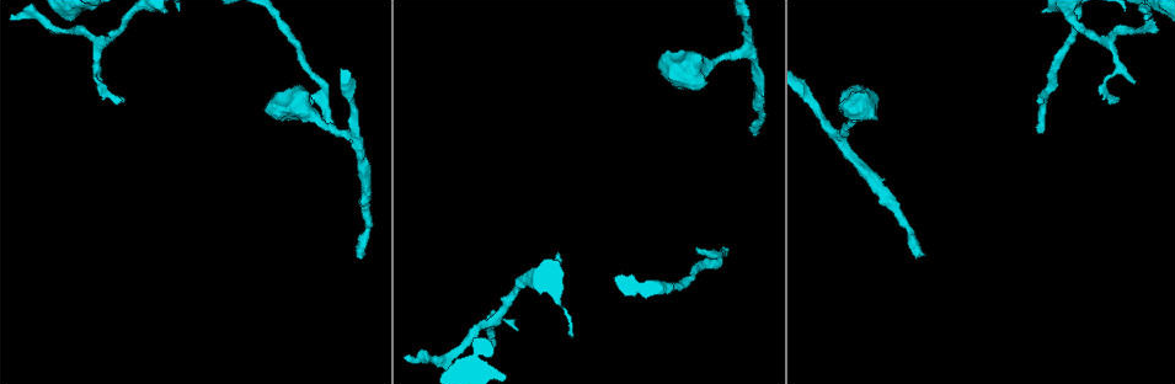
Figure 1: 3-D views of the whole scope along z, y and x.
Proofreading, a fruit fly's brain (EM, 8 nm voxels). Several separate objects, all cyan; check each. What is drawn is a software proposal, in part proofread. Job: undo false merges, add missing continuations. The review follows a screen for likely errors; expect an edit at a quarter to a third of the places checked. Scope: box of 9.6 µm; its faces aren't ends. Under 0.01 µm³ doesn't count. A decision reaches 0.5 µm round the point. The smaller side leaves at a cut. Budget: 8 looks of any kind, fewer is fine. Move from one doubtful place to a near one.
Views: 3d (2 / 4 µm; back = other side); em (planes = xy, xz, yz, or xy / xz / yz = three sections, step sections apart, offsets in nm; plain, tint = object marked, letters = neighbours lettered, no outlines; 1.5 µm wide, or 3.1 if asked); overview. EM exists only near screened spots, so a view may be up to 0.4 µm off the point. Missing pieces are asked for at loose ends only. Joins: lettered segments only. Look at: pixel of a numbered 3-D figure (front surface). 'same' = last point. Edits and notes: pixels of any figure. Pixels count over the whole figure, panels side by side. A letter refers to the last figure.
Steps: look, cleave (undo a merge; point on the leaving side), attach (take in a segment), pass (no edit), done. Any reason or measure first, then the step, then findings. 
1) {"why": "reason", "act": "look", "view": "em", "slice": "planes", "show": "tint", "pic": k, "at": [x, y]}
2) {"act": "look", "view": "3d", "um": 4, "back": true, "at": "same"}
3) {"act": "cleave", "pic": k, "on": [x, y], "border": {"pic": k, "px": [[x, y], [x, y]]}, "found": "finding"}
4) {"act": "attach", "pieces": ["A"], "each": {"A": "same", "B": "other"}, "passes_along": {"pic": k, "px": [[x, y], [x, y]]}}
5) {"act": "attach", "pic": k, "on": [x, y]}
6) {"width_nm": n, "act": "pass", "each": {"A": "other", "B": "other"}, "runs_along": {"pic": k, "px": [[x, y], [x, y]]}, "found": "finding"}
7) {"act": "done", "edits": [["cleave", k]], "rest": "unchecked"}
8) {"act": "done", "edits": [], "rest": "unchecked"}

{"why": "branch stops here", "act": "look", "view": "3d", "um": 2, "pic": 1, "at": [1037, 130]}

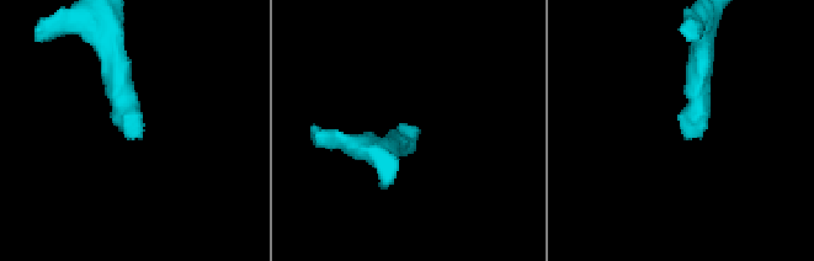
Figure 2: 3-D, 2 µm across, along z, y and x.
{"why": "now the EM", "act": "look", "view": "em", "slice": "planes", "show": "letters", "pic": 2, "at": [690, 138]}

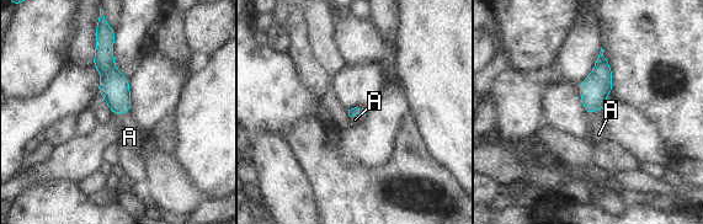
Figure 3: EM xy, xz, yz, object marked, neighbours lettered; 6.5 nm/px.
{"longest_contact_nm": ["A", 120], "act": "attach", "pieces": ["A"], "each": {"A": "same"}, "found": "the neuron continues"}

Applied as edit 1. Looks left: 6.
{"why": "thin neck", "act": "look", "view": "3d", "um": 4, "pic": 1, "at": [489, 316]}

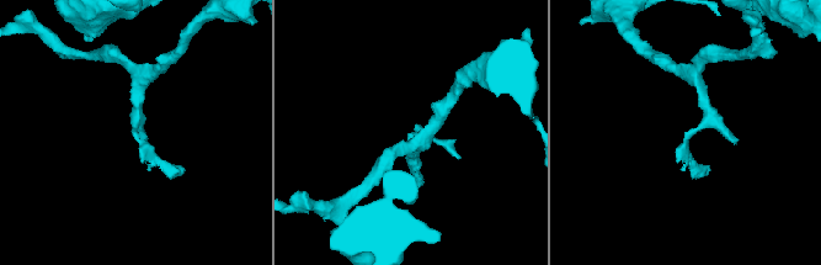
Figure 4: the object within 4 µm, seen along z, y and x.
{"act": "look", "view": "em", "slice": "planes", "show": "plain", "pic": 4, "at": [136, 131]}

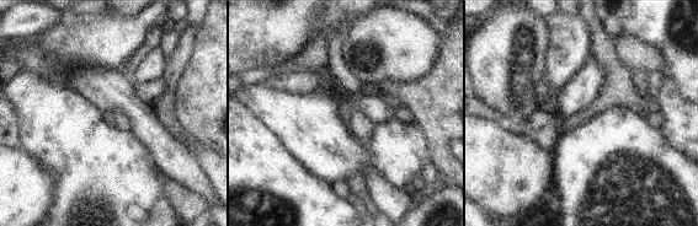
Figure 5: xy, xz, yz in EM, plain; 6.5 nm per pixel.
{"act": "look", "view": "em", "slice": "planes", "show": "letters", "at": "same"}

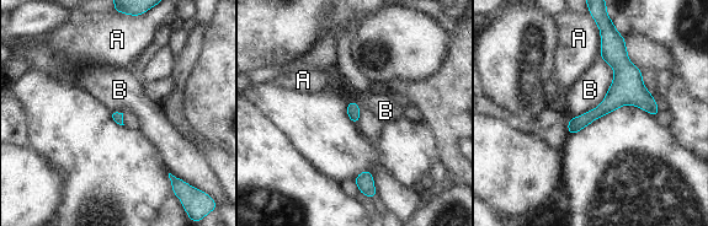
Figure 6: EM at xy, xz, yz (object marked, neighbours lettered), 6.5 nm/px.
{"act": "pass", "each": {"A": "other", "B": "other"}, "border": {"pic": 6, "px": [[601, 58], [605, 98], [569, 118]]}, "found": "continuous, no second neuron"}

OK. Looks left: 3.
{"why": "long arm stops here", "act": "look", "view": "3d", "um": 2, "pic": 1, "at": [755, 135]}

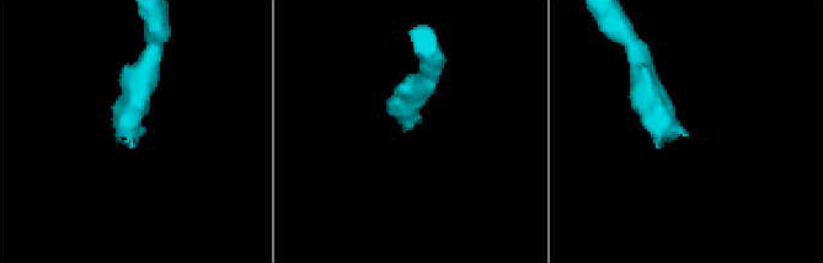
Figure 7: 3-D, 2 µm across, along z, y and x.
{"why": "now the EM", "act": "look", "view": "em", "slice": "xz", "step": 4, "show": "tint", "pic": 7, "at": [688, 133]}

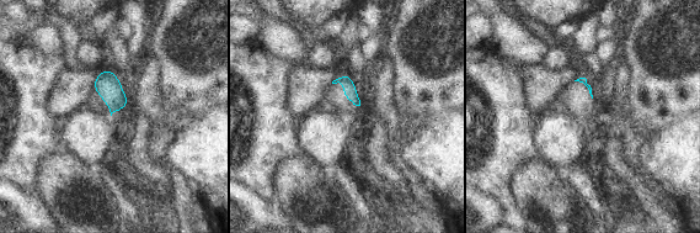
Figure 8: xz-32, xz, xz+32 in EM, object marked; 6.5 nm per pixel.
{"act": "look", "view": "em", "slice": "planes", "show": "letters", "at": "same"}

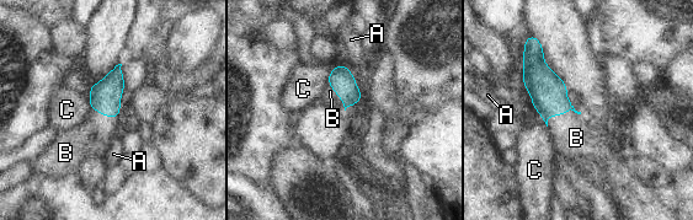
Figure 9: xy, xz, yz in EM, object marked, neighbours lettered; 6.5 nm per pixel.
{"act": "attach", "pieces": ["B"], "each": {"A": "other", "B": "same", "C": "other"}, "passes_along": {"pic": 9, "px": [[548, 91], [560, 114], [576, 138]]}, "found": "the neuron continues"}

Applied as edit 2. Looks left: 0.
{"act": "done", "edits": [["attach", 3], ["attach", 9]], "rest": "unchecked"}

